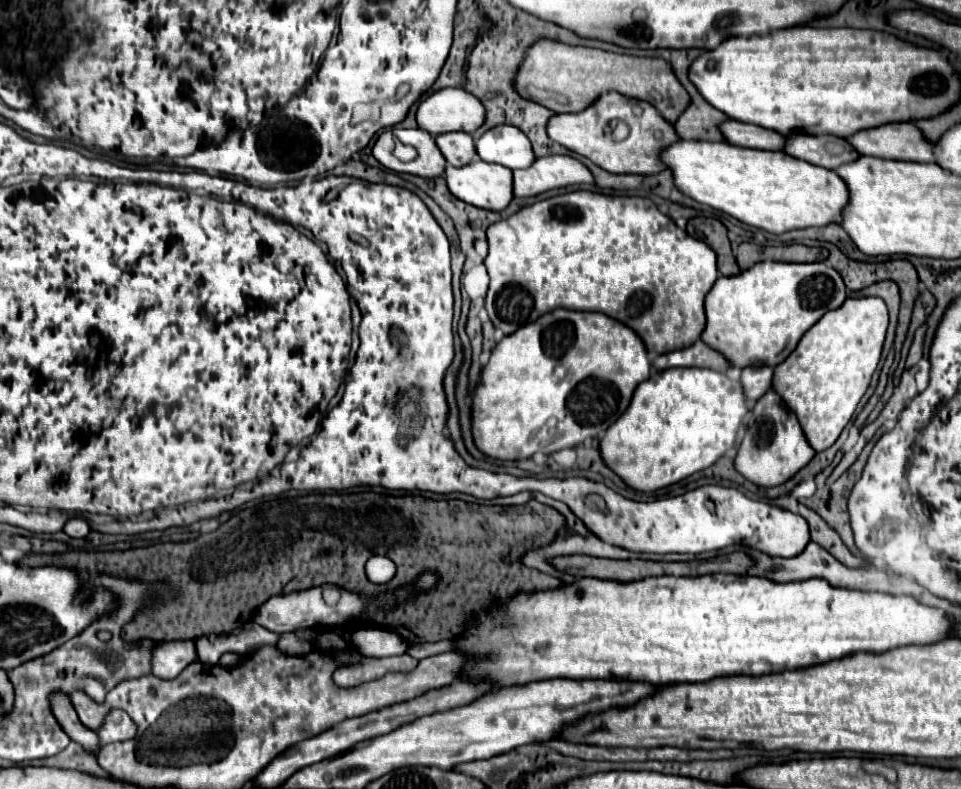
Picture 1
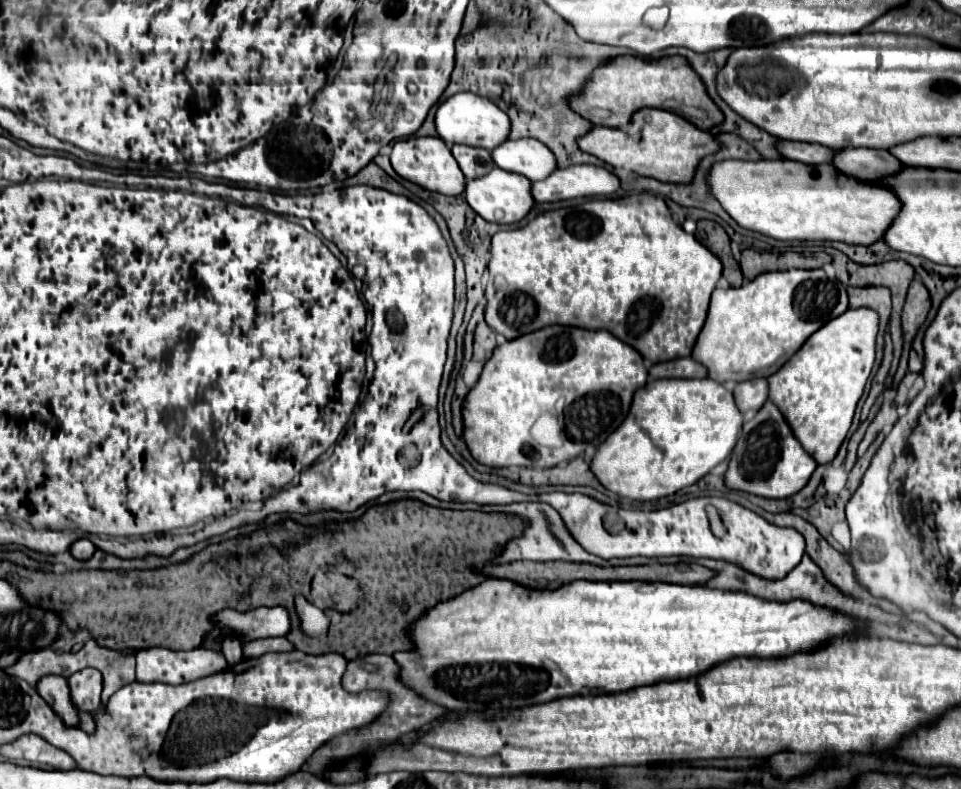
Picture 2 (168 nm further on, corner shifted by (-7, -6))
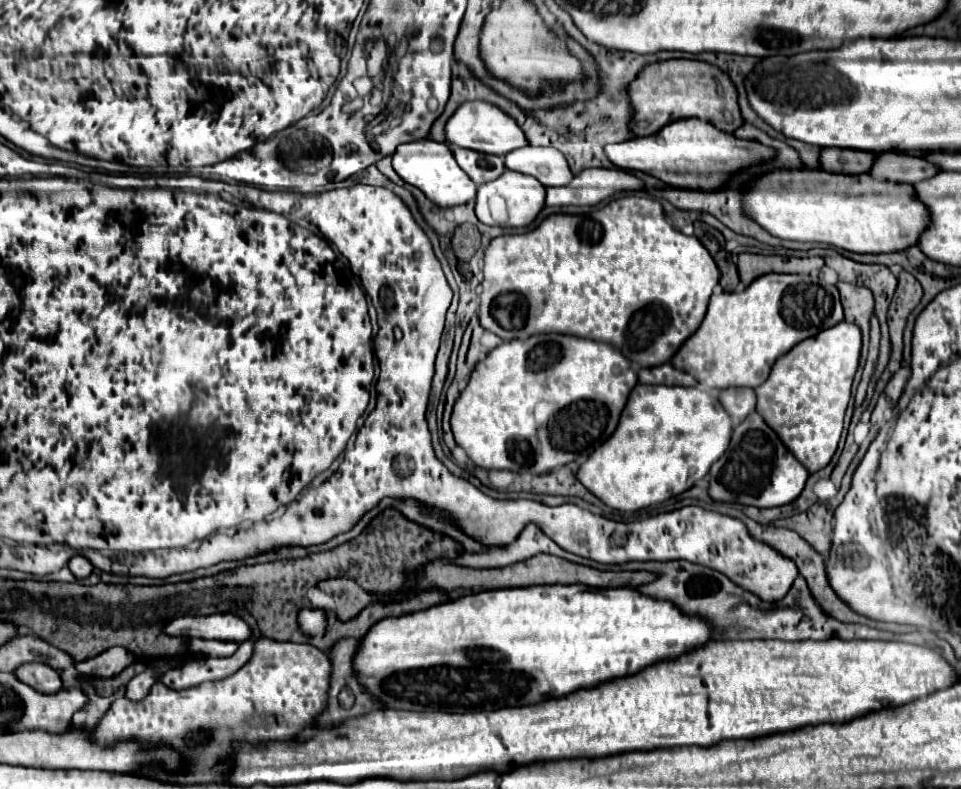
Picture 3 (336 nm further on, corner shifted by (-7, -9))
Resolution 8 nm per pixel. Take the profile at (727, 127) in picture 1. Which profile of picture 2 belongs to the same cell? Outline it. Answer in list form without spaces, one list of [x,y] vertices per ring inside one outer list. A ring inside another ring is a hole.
[[[781,140],[777,144],[777,148],[785,158],[797,160],[797,162],[803,162],[803,164],[831,164],[833,156],[837,154],[835,150],[821,146],[821,144],[789,142],[789,140]]]

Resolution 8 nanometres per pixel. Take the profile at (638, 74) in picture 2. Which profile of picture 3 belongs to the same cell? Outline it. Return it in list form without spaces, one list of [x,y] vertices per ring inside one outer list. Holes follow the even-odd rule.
[[[667,59],[645,65],[641,73],[627,85],[627,97],[633,111],[629,121],[631,133],[637,137],[657,133],[665,123],[675,119],[697,117],[713,123],[717,129],[733,133],[741,123],[737,95],[727,73],[717,67],[691,59]]]

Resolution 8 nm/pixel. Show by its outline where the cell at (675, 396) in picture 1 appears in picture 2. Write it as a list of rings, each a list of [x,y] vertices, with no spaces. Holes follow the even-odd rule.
[[[711,378],[649,380],[643,388],[635,392],[631,410],[623,420],[623,424],[619,426],[619,430],[615,430],[615,434],[611,434],[611,438],[607,438],[597,448],[591,460],[591,472],[609,492],[615,492],[623,498],[639,502],[657,500],[661,496],[675,494],[677,490],[695,484],[719,462],[727,460],[737,442],[741,426],[743,426],[743,416],[735,406],[735,398],[719,382]]]

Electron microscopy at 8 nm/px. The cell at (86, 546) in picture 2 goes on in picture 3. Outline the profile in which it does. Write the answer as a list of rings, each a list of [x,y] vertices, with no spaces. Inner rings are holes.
[[[75,555],[75,557],[69,561],[69,569],[71,569],[71,573],[73,573],[77,579],[83,579],[83,577],[89,577],[89,573],[93,571],[93,565],[91,565],[91,561],[87,561],[87,557]]]

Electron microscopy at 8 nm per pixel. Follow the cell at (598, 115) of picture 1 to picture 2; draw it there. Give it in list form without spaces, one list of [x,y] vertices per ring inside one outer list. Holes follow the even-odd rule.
[[[647,108],[639,110],[625,128],[595,126],[591,132],[579,138],[579,148],[611,164],[613,168],[623,168],[639,176],[655,178],[659,182],[689,184],[695,176],[697,164],[707,154],[715,154],[717,150],[721,150],[721,142],[713,134],[699,130],[679,114]]]

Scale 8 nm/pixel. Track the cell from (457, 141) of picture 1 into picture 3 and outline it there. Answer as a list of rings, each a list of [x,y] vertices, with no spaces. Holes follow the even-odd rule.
[[[457,147],[453,151],[453,155],[455,155],[459,167],[471,177],[471,181],[475,185],[493,181],[505,171],[505,165],[503,165],[501,157],[497,157],[497,155],[487,155],[487,153],[479,153],[479,151],[471,151],[471,149],[461,149],[461,147]]]

